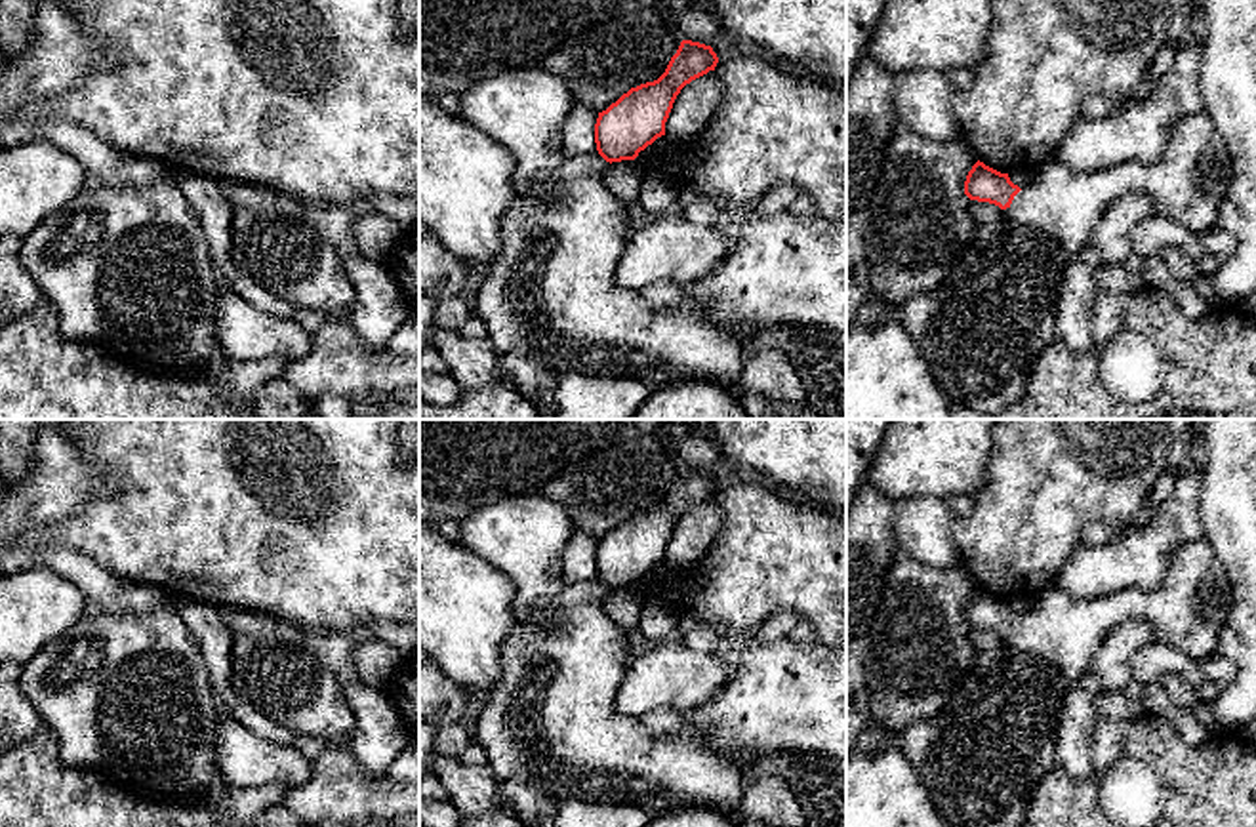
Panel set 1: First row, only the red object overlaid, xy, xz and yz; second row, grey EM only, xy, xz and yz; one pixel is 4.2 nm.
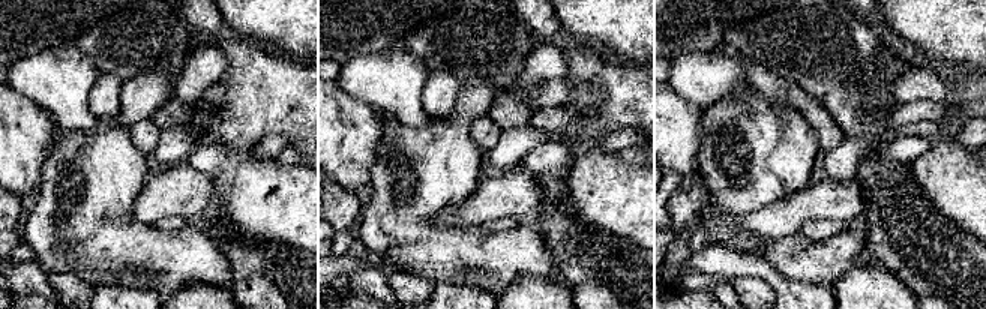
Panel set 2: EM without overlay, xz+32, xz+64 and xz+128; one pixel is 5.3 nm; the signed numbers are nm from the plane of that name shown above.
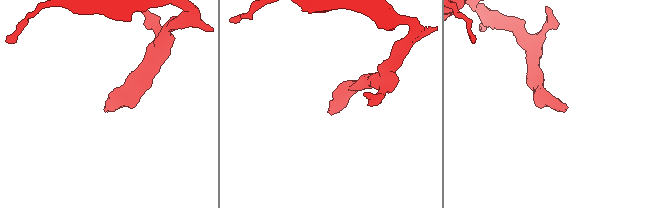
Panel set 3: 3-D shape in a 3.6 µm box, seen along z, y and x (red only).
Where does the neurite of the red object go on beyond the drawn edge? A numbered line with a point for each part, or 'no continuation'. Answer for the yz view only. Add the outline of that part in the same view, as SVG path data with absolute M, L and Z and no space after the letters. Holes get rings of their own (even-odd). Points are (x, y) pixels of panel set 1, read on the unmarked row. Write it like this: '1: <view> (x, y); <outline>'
1: yz (982, 759); M1203 535L1172 555L1159 589L1128 587L1098 598L1075 598L1050 585L1031 602L1033 608L997 648L978 650L974 667L947 707L900 734L947 827L1023 827L1037 787L1058 766L1056 726L1065 696L1079 684L1107 633L1126 619L1145 619L1157 640L1203 663L1218 652L1233 589Z

